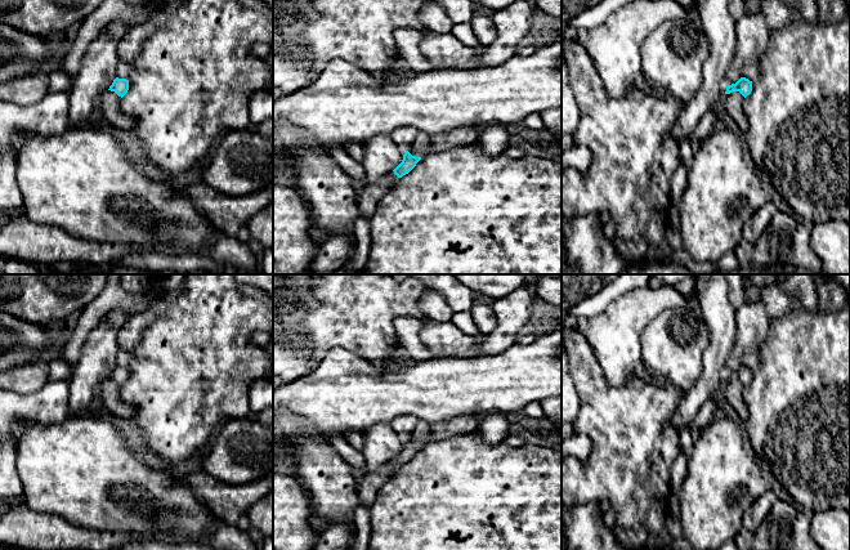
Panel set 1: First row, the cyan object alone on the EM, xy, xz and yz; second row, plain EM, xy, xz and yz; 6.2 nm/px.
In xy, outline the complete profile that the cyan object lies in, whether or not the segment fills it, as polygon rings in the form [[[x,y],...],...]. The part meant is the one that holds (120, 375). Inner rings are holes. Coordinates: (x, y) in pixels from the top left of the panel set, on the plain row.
[[[116,366],[100,386],[98,395],[99,410],[103,412],[121,416],[131,417],[134,415],[135,407],[128,406],[120,397],[121,386],[129,379],[129,368]]]

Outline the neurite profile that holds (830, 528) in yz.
[[[832,507],[811,514],[810,533],[822,550],[850,550],[850,513]]]

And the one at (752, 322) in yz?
[[[762,300],[747,301],[735,309],[737,334],[724,366],[725,380],[732,372],[743,366],[742,358],[747,352],[757,352],[769,330],[769,317]]]

